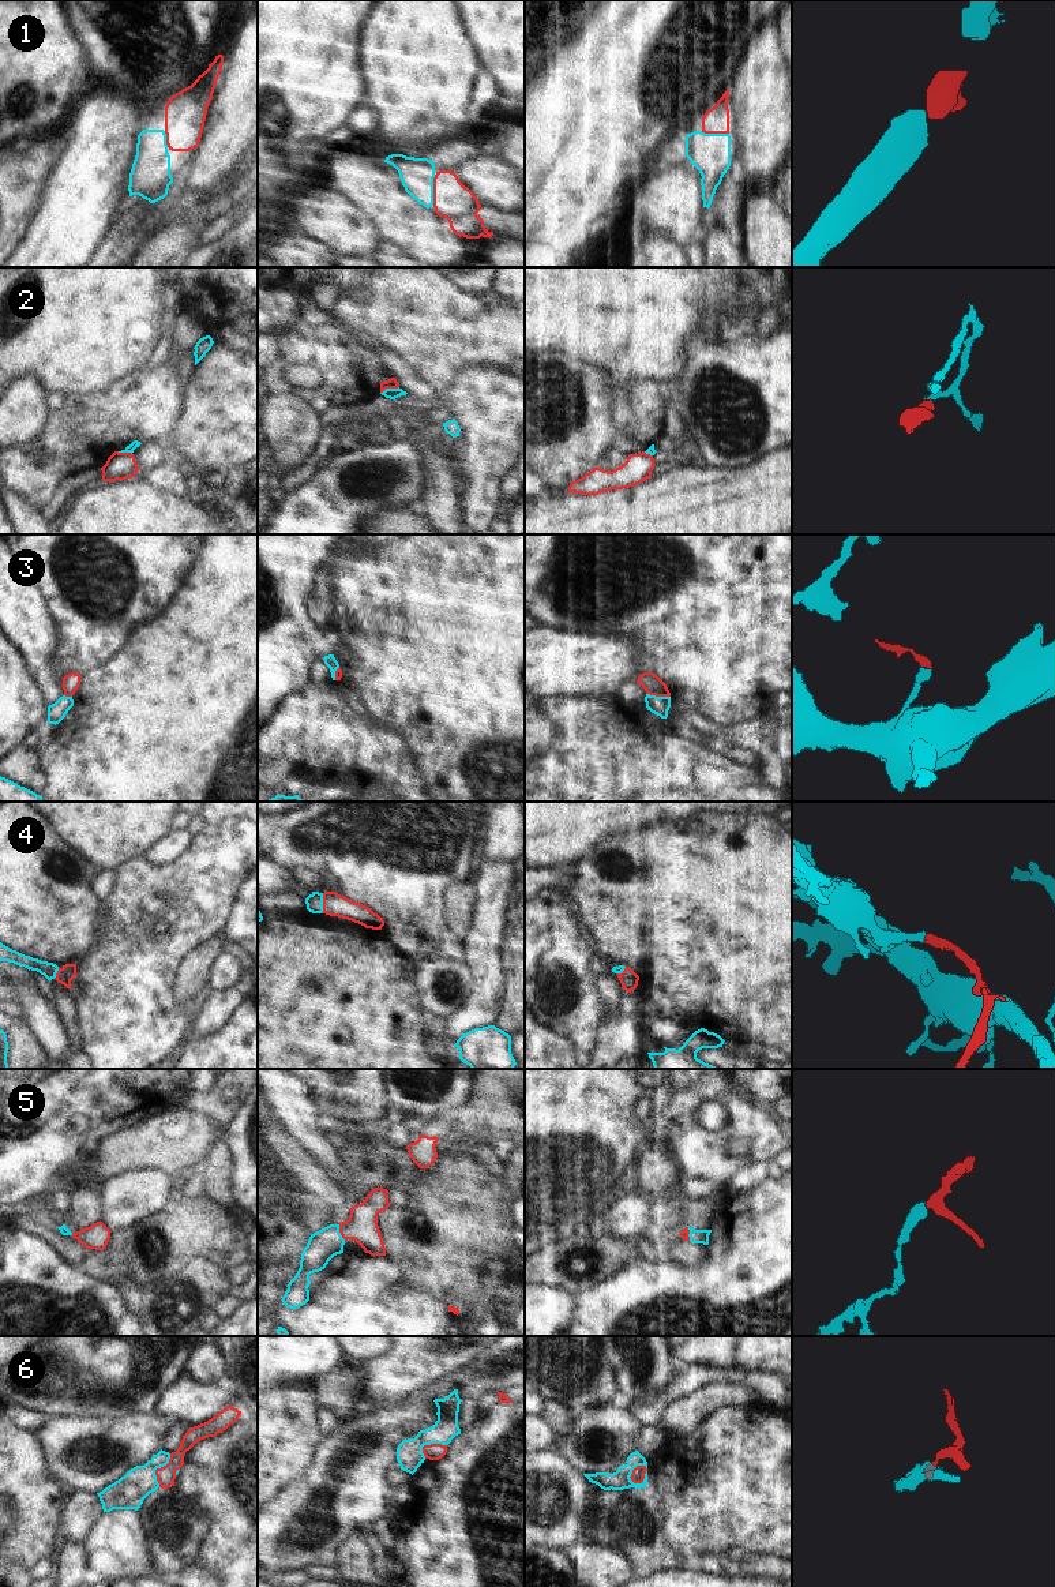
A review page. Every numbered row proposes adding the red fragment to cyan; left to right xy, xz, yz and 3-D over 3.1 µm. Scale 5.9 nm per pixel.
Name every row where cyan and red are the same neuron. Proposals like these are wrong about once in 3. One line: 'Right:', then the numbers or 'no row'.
Right: 1, 4, 5

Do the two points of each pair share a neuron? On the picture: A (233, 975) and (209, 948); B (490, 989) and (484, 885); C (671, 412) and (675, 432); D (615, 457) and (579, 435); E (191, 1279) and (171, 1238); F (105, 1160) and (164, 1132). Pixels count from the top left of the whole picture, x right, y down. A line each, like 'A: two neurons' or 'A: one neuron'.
A: two neurons
B: one neuron
C: one neuron
D: two neurons
E: two neurons
F: one neuron

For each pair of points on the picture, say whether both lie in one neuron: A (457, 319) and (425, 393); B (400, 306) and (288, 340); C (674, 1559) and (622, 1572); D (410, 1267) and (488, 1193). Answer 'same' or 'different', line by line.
A: different
B: same
C: different
D: same

